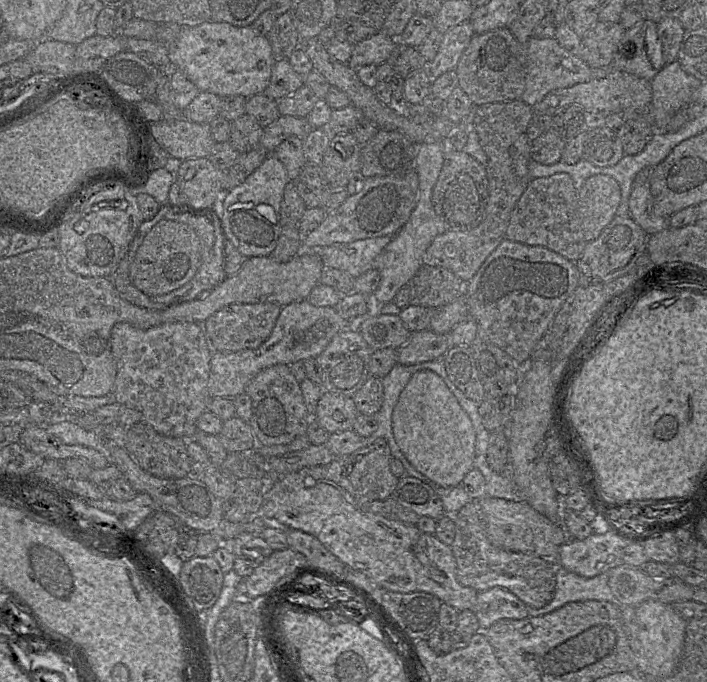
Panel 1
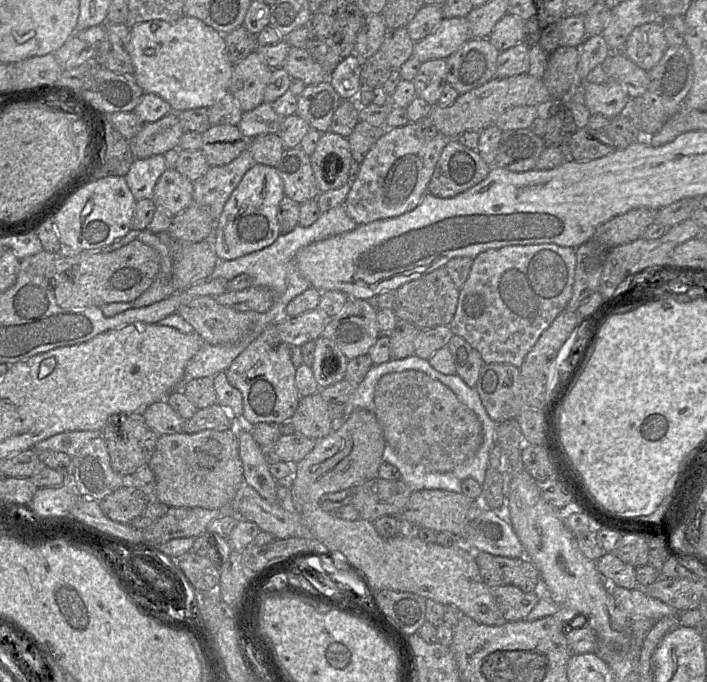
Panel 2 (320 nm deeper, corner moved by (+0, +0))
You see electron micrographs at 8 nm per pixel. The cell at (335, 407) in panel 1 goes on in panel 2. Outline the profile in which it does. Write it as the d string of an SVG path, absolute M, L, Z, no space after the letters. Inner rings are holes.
M319 392L301 397L290 419L296 433L315 440L330 434L333 429L328 406Z

